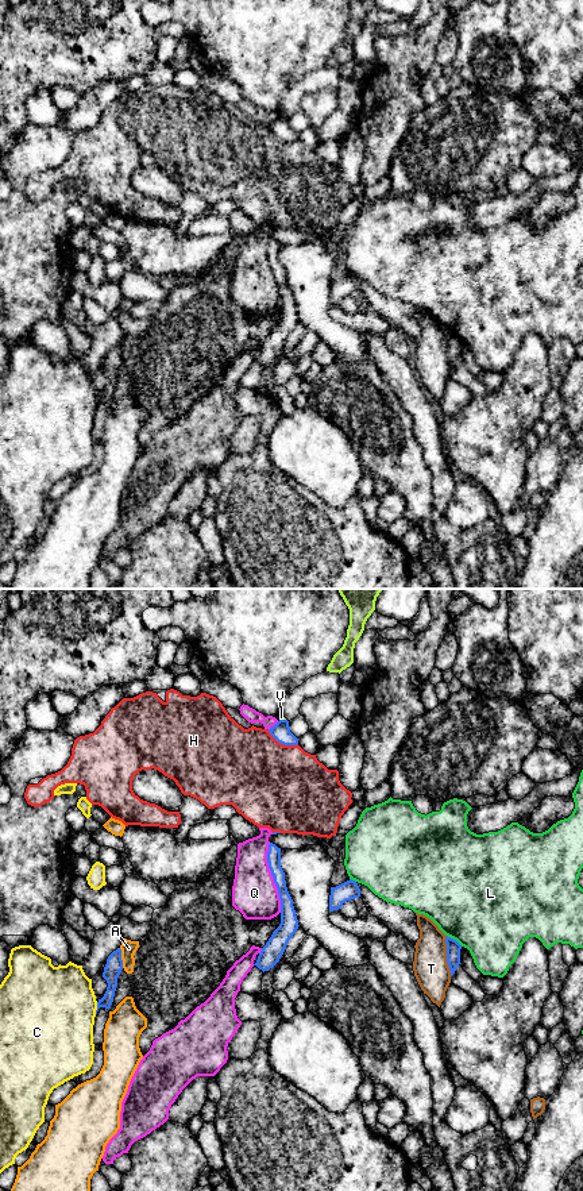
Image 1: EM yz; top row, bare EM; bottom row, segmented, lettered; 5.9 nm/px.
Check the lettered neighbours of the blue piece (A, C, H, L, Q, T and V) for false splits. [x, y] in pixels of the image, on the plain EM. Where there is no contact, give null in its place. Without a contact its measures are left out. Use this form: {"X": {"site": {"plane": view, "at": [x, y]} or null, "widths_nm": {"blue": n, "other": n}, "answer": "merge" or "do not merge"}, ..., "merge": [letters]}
{"A": {"site": {"plane": "yz", "at": [120, 353]}, "widths_nm": {"blue": 100, "other": 90}, "answer": "do not merge"}, "C": {"site": {"plane": "yz", "at": [97, 403]}, "widths_nm": {"blue": 100, "other": 480}, "answer": "do not merge"}, "H": {"site": {"plane": "yz", "at": [282, 138]}, "widths_nm": {"blue": 110, "other": 480}, "answer": "do not merge"}, "L": {"site": {"plane": "yz", "at": [455, 335]}, "widths_nm": {"blue": 80, "other": 500}, "answer": "do not merge"}, "Q": {"site": {"plane": "yz", "at": [273, 272]}, "widths_nm": {"blue": 100, "other": 280}, "answer": "do not merge"}, "T": {"site": {"plane": "yz", "at": [447, 351]}, "widths_nm": {"blue": 80, "other": 200}, "answer": "do not merge"}, "V": {"site": {"plane": "yz", "at": [284, 115]}, "widths_nm": {"blue": 110, "other": 20}, "answer": "do not merge"}, "merge": []}

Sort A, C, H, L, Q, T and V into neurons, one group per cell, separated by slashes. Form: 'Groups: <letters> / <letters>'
Groups: A / C / H / L / Q V / T

